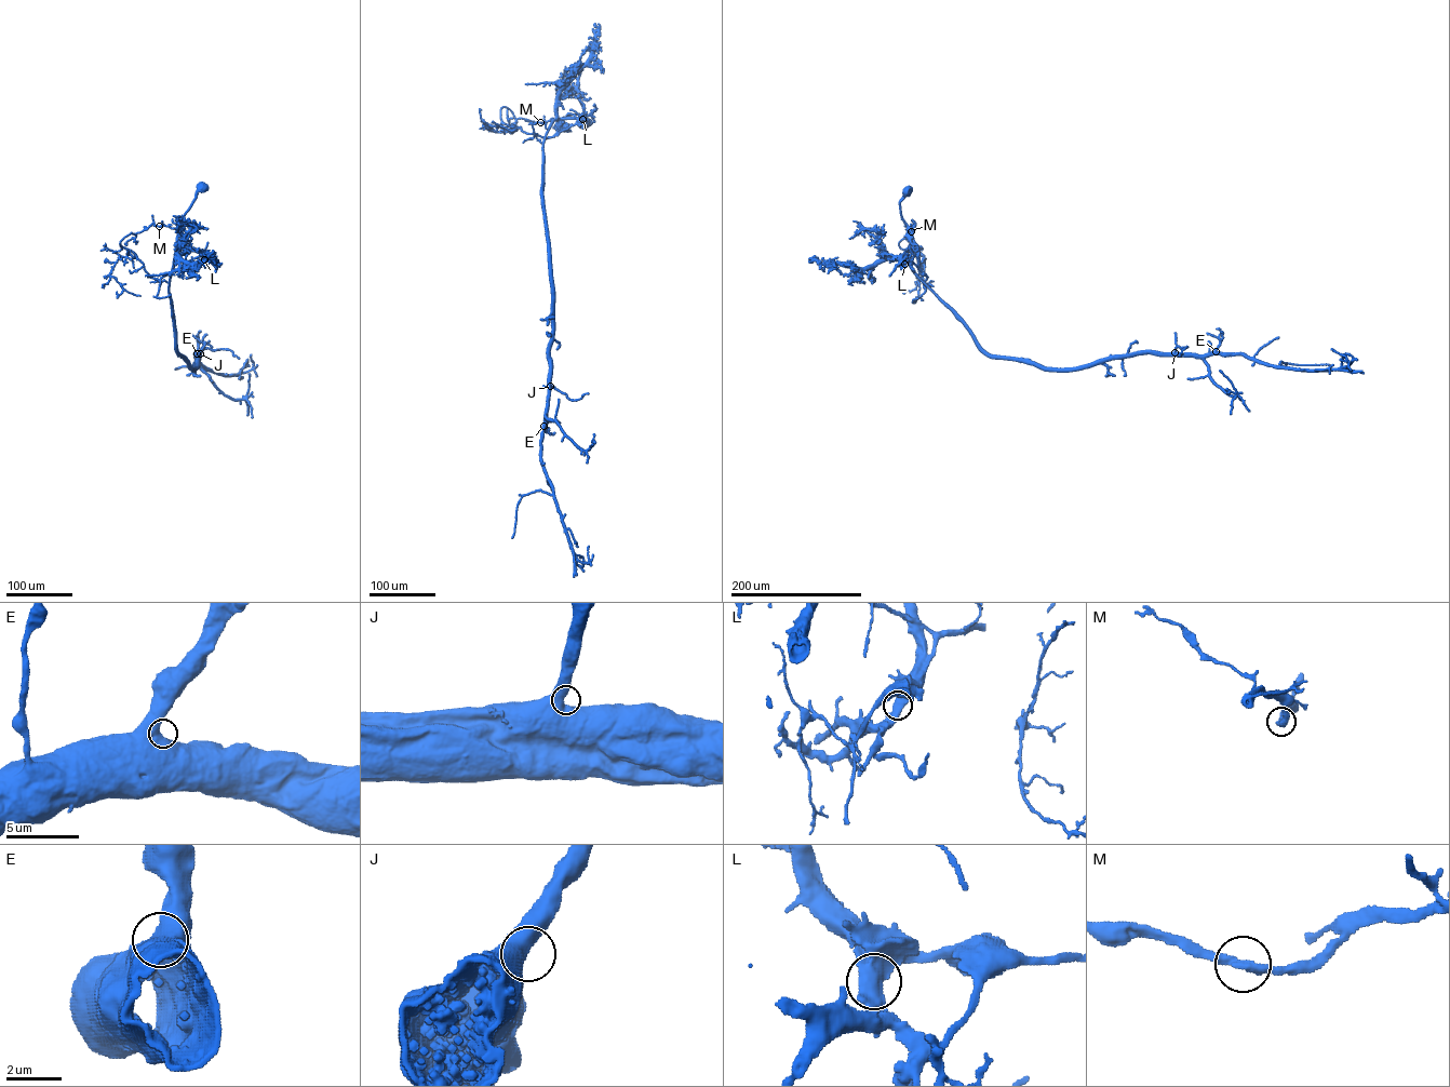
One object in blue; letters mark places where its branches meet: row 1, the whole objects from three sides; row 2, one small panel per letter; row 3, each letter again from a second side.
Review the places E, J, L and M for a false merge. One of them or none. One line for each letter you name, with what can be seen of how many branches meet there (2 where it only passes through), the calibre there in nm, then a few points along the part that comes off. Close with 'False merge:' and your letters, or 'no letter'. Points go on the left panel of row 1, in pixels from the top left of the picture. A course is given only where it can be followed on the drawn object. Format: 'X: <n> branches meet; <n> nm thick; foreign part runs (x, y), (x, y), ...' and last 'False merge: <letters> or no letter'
L: 2 branches meet; 600 nm thick; foreign part runs (204, 259), (192, 258), (158, 280), (120, 243), (153, 224), (177, 229), (187, 241)
False merge: L

